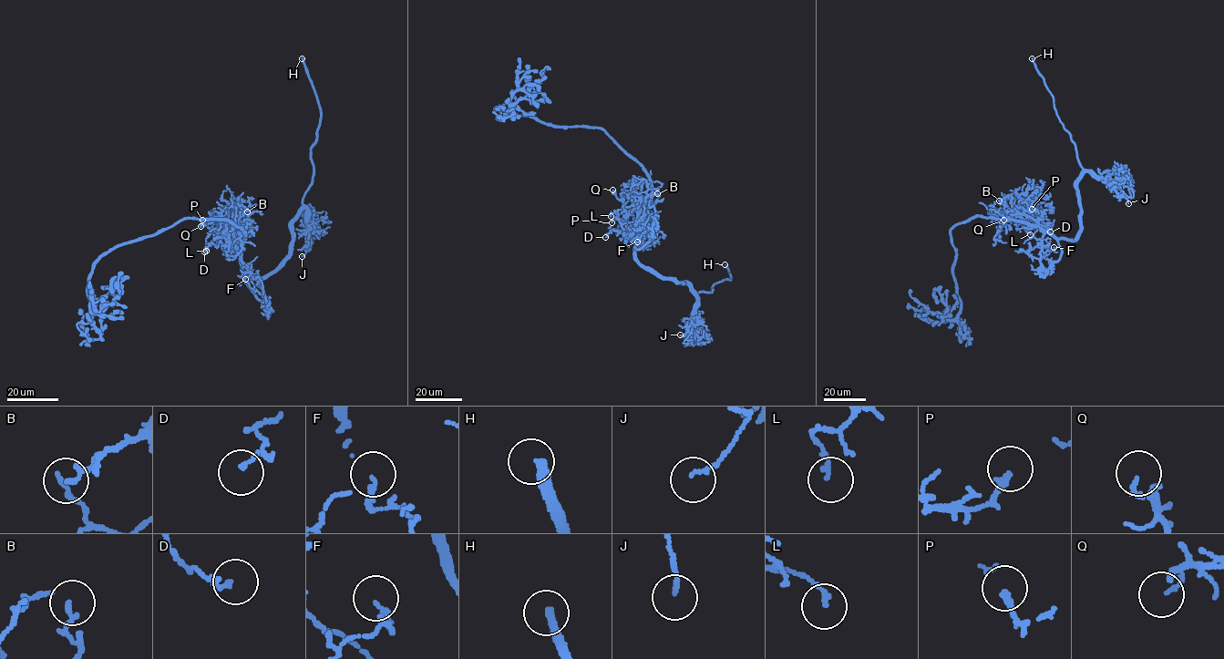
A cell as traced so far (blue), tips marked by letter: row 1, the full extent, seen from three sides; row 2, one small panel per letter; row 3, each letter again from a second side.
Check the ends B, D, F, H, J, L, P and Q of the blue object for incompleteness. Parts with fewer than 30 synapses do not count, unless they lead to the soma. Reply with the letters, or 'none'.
H

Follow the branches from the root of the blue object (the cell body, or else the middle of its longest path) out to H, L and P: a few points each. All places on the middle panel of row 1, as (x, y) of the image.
H: (647, 209), (635, 247), (635, 259), (643, 268), (687, 284), (695, 295), (730, 280), (725, 264)
L: (647, 209), (643, 222), (627, 238), (617, 211), (611, 213), (611, 216)
P: (647, 209), (644, 221), (635, 232), (626, 227), (624, 211), (612, 222)

